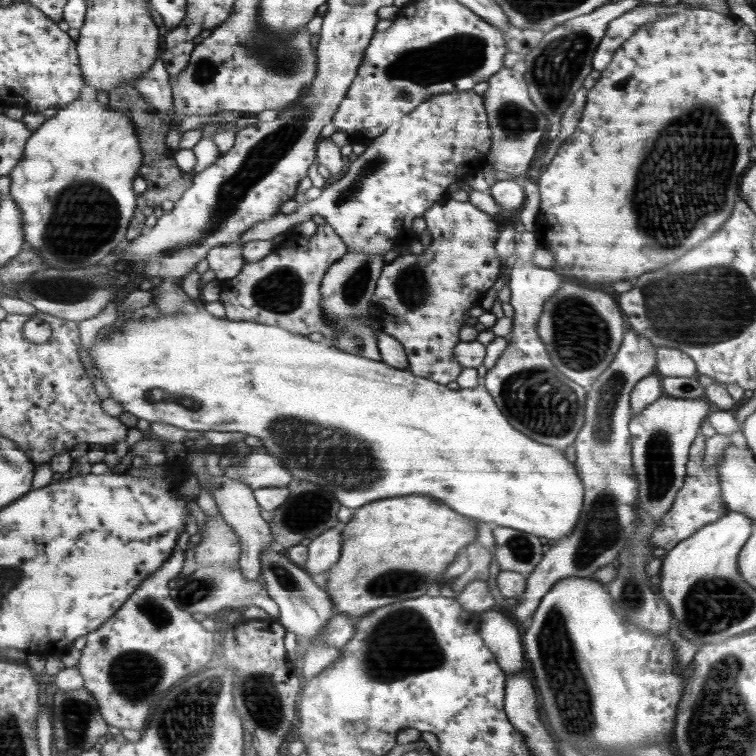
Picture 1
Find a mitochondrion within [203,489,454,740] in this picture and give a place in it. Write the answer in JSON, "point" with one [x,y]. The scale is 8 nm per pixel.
{"point":[401,642]}

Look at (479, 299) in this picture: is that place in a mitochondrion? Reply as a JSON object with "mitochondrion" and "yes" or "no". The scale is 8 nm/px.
{"mitochondrion":"no"}

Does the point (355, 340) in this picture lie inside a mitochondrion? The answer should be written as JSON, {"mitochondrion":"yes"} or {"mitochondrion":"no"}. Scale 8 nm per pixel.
{"mitochondrion":"yes"}

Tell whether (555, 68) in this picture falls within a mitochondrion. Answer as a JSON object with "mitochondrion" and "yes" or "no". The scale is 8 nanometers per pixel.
{"mitochondrion":"yes"}

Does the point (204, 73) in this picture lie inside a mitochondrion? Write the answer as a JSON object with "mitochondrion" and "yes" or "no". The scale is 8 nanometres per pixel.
{"mitochondrion":"yes"}

